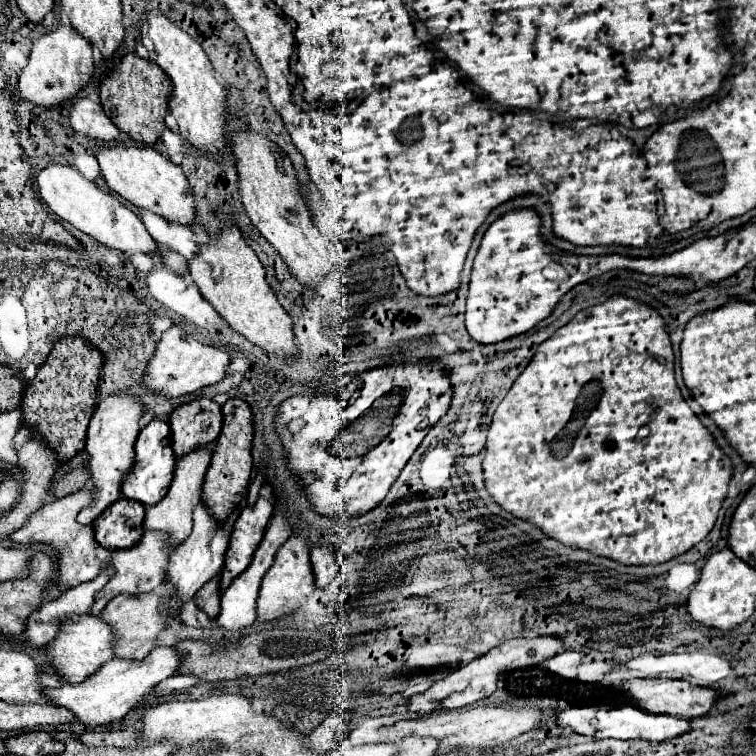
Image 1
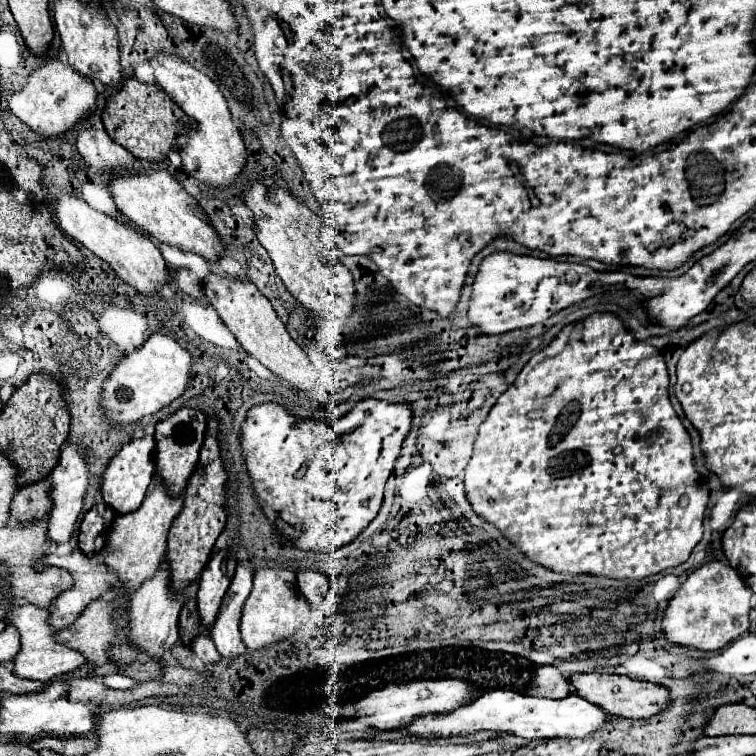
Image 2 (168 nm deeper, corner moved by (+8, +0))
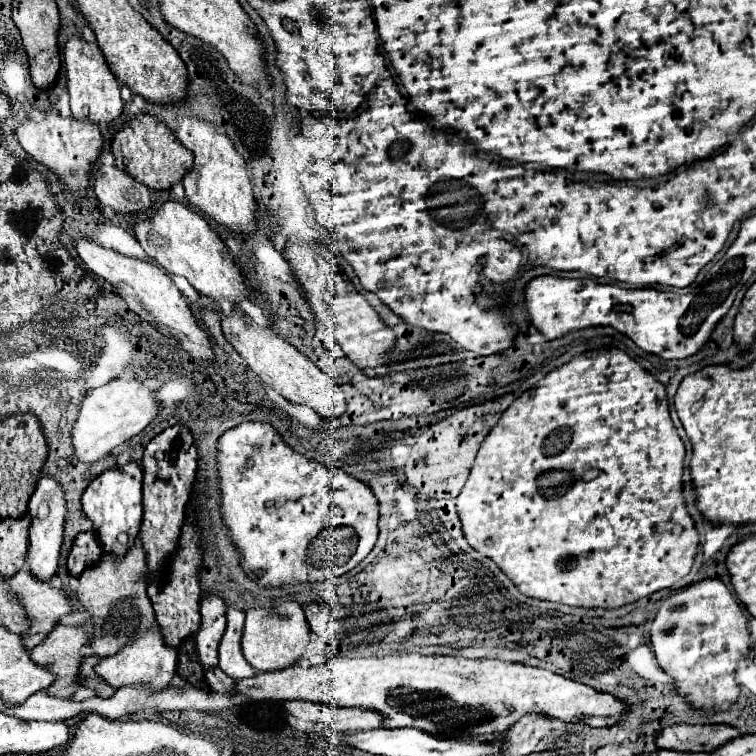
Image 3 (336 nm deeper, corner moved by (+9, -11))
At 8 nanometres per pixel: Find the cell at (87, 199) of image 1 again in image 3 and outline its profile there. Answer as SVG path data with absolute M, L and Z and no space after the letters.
M78 240L76 242L76 250L78 250L80 258L84 260L84 264L96 276L102 276L106 282L110 282L116 288L116 292L126 300L128 308L132 312L136 312L142 320L152 324L164 336L176 338L178 344L192 358L206 360L206 362L214 360L214 348L212 348L212 342L210 342L206 330L196 322L196 316L194 316L190 304L180 294L180 290L174 286L170 276L166 276L164 270L160 270L154 264L148 264L148 262L142 262L142 260L134 260L134 258L116 254L112 250L106 250L106 248L102 248L100 244L96 244L92 240Z

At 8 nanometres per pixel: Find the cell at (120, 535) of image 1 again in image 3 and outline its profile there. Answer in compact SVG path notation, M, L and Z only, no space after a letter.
M94 532L78 534L74 540L74 546L70 550L70 556L68 556L70 576L78 578L82 574L82 570L92 568L94 564L100 562L100 558L102 558L102 548L96 540L96 534Z

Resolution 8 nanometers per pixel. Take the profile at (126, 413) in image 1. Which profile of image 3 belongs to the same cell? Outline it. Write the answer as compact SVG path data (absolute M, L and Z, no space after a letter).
M40 476L34 494L28 502L28 516L30 516L30 530L28 530L28 556L26 562L30 564L32 576L38 580L50 580L58 568L58 556L62 546L62 528L64 528L64 490L56 480L50 476Z

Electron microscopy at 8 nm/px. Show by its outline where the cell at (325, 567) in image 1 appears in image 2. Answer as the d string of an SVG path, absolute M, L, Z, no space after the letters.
M301 569L297 573L297 585L311 605L319 605L329 591L327 575L313 569Z

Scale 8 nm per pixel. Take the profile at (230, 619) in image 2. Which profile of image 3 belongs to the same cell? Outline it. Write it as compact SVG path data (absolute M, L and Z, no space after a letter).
M228 608L226 612L228 618L228 626L224 632L224 638L220 642L218 654L220 654L220 668L234 680L242 680L242 678L250 678L254 676L254 668L246 662L242 648L240 648L240 640L242 640L242 630L244 630L244 612L238 608Z

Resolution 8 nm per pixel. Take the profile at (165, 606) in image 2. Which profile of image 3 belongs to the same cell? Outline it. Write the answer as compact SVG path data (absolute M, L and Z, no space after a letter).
M154 626L142 638L138 638L134 644L126 646L116 656L102 658L96 664L96 674L116 690L122 686L132 686L132 684L148 684L154 692L158 692L158 690L166 688L176 674L176 650L164 644L158 626Z

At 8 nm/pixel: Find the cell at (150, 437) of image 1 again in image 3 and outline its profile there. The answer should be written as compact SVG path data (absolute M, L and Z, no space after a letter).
M128 462L122 468L106 470L90 482L80 502L82 512L94 524L92 530L96 532L104 554L124 556L136 542L142 524L142 468L136 462Z

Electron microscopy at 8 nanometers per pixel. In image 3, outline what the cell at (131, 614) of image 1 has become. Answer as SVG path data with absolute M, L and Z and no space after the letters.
M56 626L32 652L30 660L48 668L54 674L54 682L48 686L48 694L56 698L70 698L78 684L76 672L82 660L80 648L88 644L88 636L82 628Z

